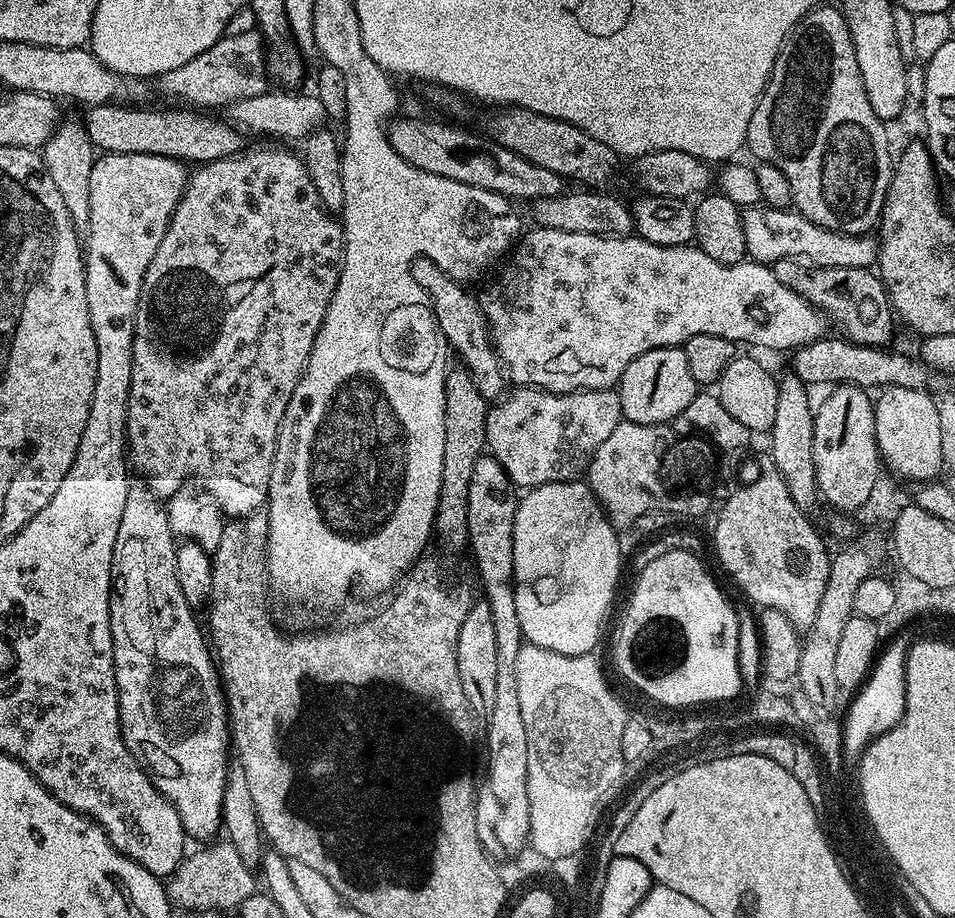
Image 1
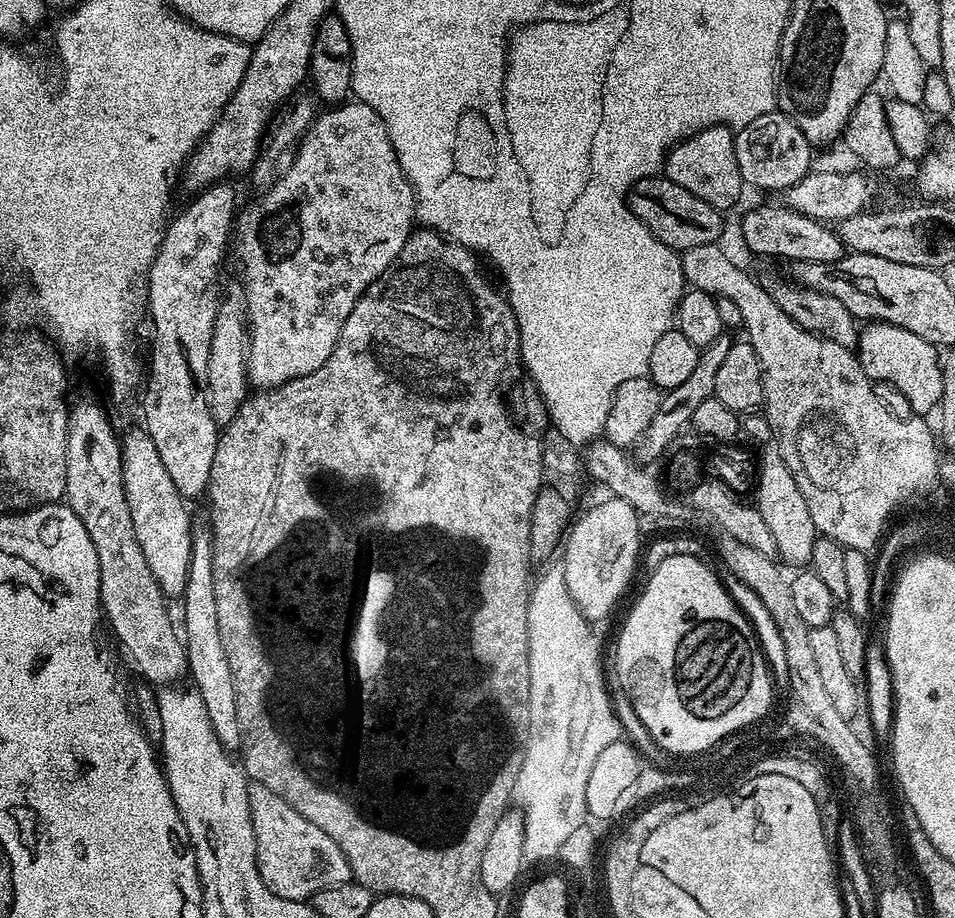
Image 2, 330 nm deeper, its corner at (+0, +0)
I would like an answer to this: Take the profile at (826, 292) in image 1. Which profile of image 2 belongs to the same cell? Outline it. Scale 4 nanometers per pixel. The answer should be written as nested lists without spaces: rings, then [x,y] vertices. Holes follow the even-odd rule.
[[[772,204],[752,208],[740,220],[740,236],[756,256],[781,256],[784,260],[800,260],[801,265],[838,262],[846,255],[839,231],[823,220],[806,218],[794,210]]]

